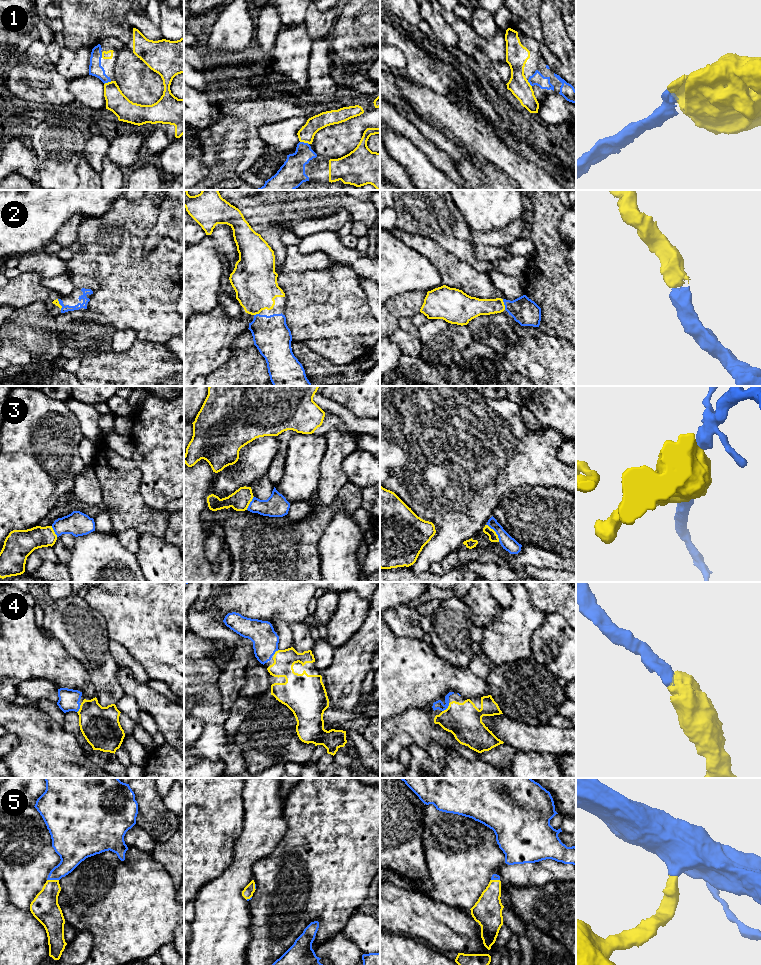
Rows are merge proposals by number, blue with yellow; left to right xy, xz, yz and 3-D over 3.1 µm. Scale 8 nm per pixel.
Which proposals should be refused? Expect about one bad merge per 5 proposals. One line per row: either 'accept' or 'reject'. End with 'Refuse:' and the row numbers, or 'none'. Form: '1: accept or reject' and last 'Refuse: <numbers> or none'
1: accept
2: accept
3: accept
4: accept
5: accept
Refuse: none

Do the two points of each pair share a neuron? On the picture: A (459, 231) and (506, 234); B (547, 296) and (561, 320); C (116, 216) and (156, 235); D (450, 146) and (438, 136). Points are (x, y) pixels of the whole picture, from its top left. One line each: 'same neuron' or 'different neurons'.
A: different neurons
B: same neuron
C: different neurons
D: same neuron

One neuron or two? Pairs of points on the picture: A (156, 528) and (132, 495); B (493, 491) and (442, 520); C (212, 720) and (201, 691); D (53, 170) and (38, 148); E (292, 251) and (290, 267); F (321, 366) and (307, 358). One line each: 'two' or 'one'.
A: one
B: one
C: one
D: one
E: one
F: one

